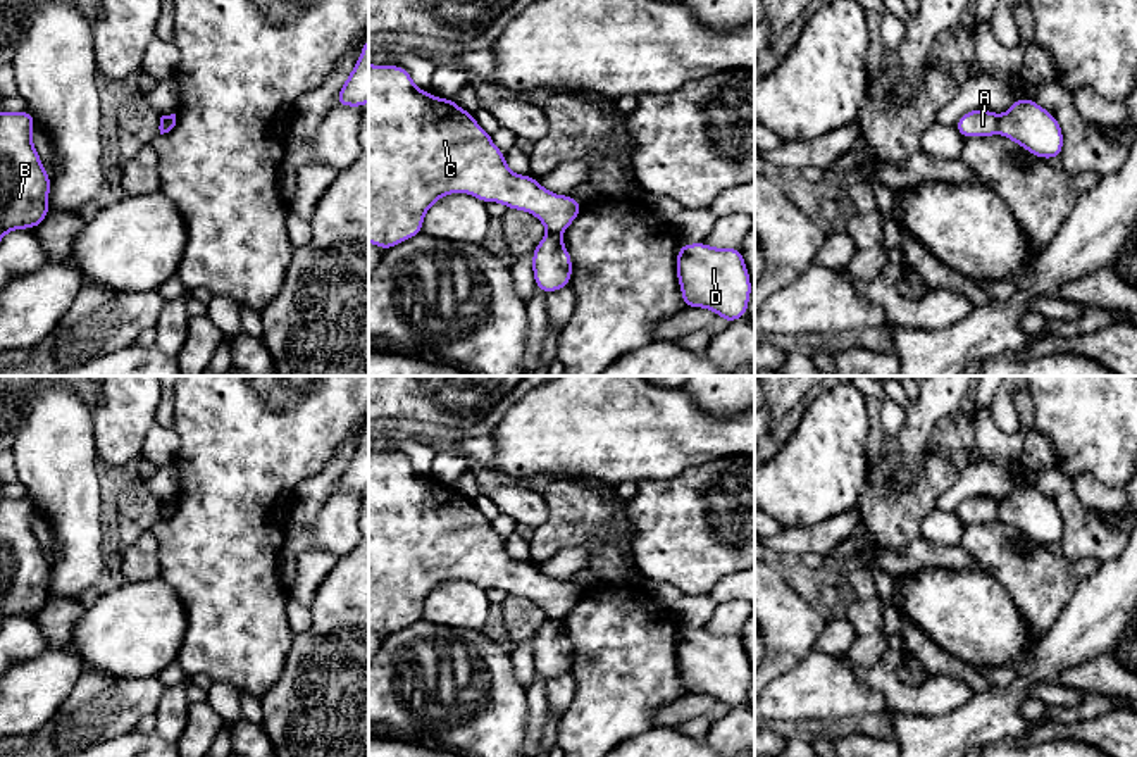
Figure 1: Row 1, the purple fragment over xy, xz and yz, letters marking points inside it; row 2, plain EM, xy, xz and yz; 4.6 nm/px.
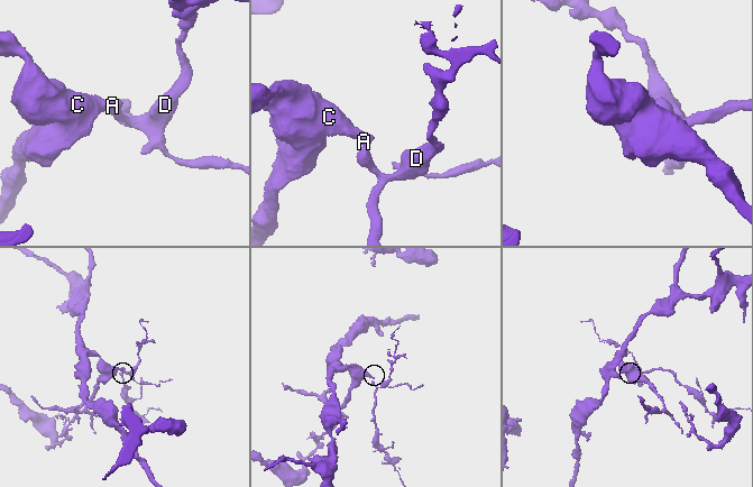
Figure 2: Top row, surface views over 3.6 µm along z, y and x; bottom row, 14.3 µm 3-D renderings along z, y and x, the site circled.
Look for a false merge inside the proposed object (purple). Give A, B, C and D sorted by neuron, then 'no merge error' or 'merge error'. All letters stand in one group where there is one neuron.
A B C / D; merge error

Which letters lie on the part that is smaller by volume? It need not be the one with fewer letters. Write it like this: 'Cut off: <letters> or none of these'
Cut off: D

